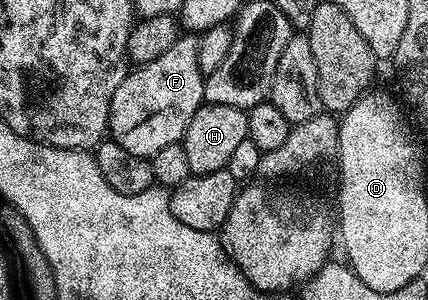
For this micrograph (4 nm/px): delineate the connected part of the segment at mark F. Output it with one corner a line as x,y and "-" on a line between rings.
192,35
177,36
174,47
145,65
125,72
108,108
108,133
130,155
151,159
162,147
181,144
194,111
205,104
204,79
198,67
198,40

